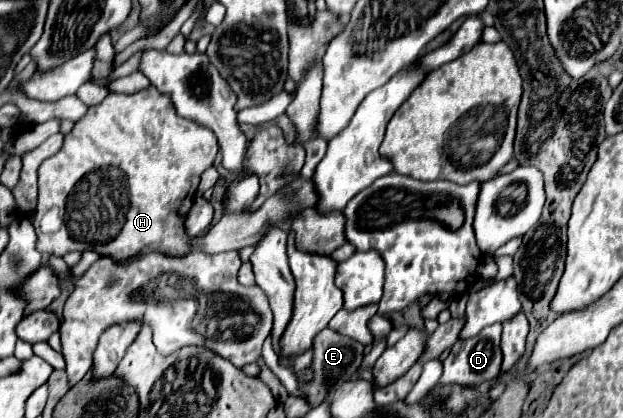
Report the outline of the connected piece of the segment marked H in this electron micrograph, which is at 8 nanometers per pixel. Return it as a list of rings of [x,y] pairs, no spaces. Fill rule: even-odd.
[[[149,86],[135,94],[109,94],[75,122],[73,130],[65,136],[63,148],[39,168],[39,198],[37,214],[33,216],[39,250],[55,256],[95,250],[117,262],[149,252],[171,258],[187,256],[191,238],[185,232],[185,218],[195,202],[201,172],[213,164],[217,150],[215,134],[195,120],[179,116],[171,98],[157,92],[157,88]],[[49,208],[59,208],[63,218],[57,232],[45,234],[39,228],[39,220]]]

